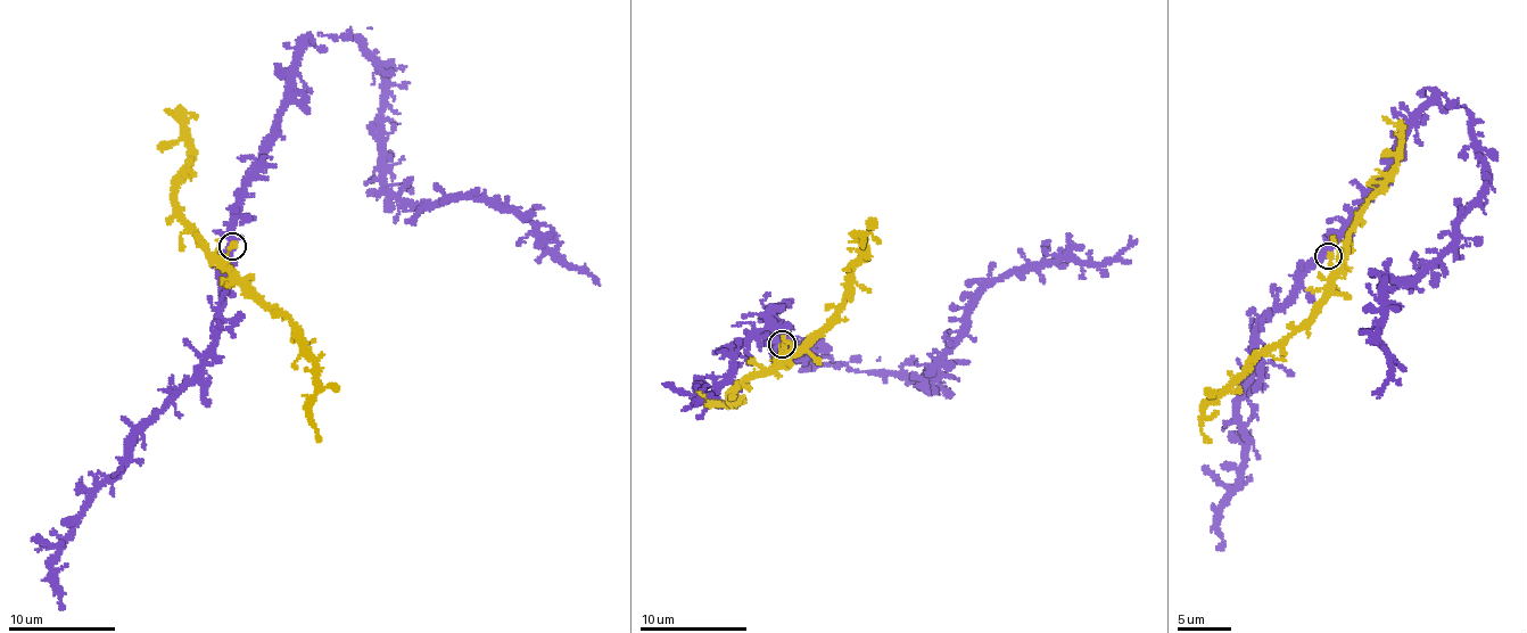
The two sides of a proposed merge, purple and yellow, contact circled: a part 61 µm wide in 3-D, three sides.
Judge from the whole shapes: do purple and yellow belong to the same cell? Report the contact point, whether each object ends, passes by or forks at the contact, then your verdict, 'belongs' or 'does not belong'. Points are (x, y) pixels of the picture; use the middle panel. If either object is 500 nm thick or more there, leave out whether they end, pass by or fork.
(782, 344) | purple forks | yellow ends | belongs

